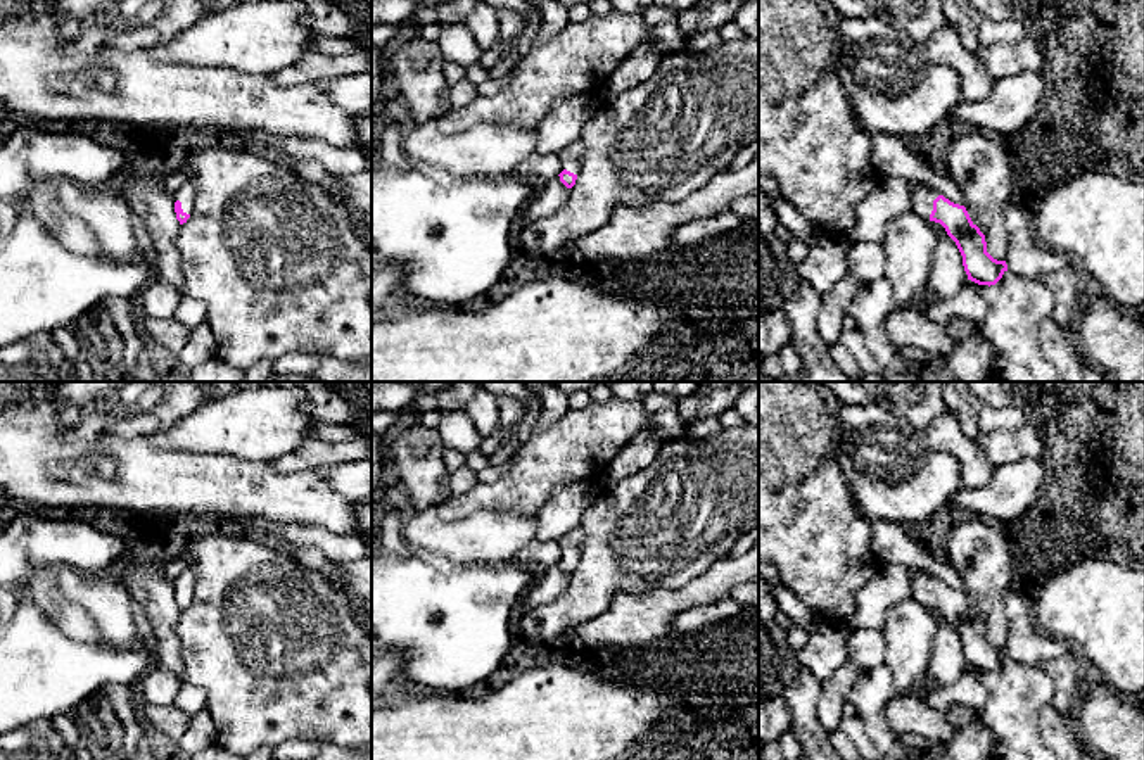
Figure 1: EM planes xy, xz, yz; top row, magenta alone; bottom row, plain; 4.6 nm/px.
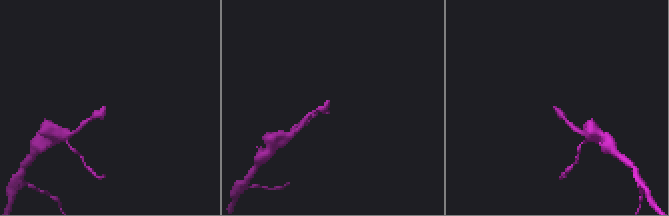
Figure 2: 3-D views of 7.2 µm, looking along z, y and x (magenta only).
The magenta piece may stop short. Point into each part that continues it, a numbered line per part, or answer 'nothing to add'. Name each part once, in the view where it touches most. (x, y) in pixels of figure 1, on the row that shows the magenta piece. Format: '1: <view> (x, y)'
1: yz (923, 196)

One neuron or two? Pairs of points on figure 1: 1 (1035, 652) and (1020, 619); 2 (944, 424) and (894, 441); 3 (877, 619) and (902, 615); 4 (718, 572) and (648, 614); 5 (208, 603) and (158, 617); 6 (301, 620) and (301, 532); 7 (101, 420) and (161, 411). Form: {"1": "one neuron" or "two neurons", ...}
{"1": "one neuron", "2": "two neurons", "3": "two neurons", "4": "one neuron", "5": "two neurons", "6": "two neurons", "7": "one neuron"}

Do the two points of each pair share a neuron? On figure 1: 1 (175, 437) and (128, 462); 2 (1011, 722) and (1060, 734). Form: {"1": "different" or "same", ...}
{"1": "different", "2": "different"}

